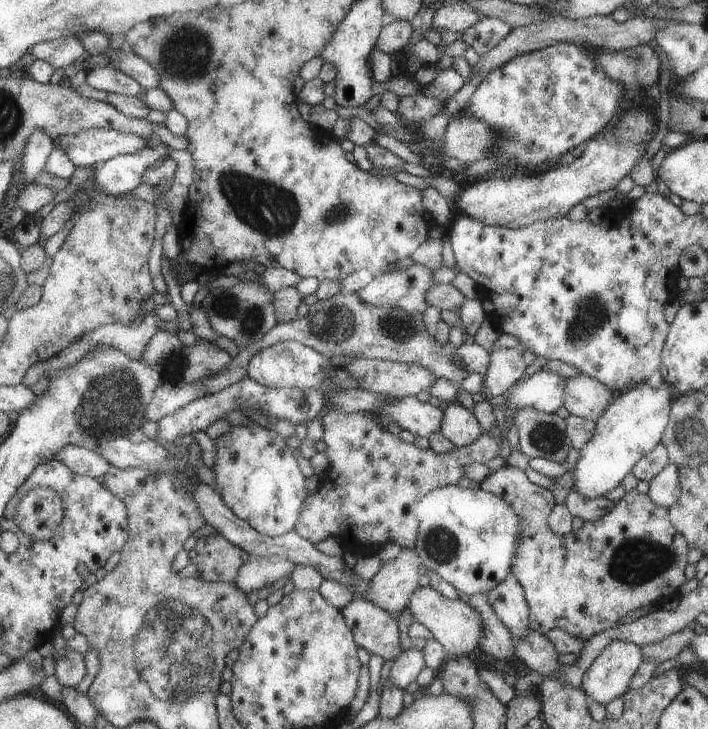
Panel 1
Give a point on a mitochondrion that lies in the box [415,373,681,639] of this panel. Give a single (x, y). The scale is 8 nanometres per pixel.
(442, 546)

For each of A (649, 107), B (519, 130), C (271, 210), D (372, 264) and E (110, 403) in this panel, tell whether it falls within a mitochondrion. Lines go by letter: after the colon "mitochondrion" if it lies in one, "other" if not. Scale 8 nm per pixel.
A: other
B: mitochondrion
C: mitochondrion
D: other
E: mitochondrion

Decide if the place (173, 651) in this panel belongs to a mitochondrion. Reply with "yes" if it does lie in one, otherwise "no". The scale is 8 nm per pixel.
yes

